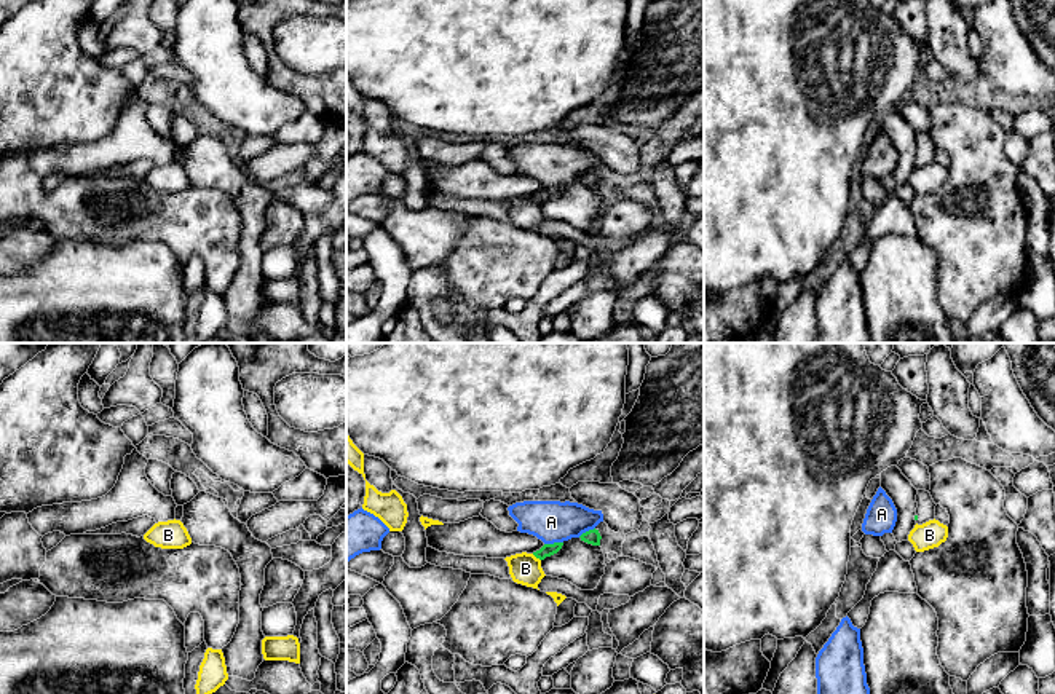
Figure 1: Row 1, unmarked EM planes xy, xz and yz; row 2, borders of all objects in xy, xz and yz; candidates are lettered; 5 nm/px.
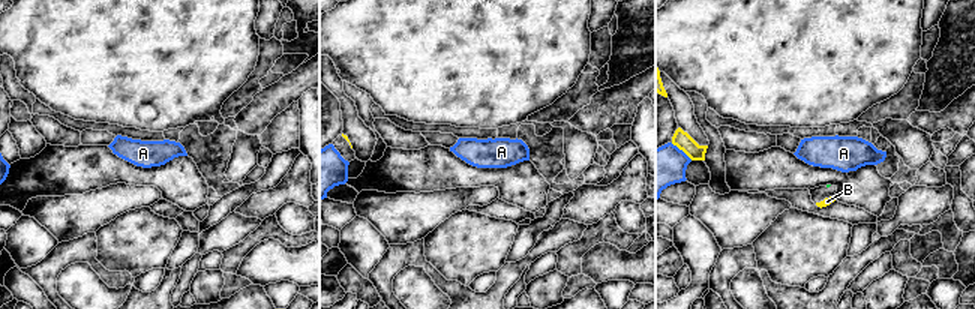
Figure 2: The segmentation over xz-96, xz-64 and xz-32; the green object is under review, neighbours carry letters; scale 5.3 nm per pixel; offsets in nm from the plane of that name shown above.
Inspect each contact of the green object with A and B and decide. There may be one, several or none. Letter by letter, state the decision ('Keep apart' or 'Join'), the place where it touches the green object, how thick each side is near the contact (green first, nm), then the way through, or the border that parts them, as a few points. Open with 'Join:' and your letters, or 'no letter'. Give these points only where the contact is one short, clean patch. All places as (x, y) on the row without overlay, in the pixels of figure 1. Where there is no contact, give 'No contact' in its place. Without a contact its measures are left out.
Join: no letter
A: Keep apart. Touches green at xz (554, 185). Thickness 60 nm (green) against 200 nm
B: Keep apart. Touches green at xz (537, 200). Thickness 60 nm (green) against 160 nm

